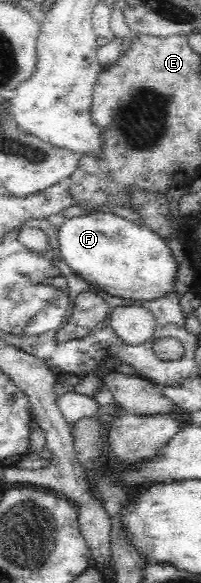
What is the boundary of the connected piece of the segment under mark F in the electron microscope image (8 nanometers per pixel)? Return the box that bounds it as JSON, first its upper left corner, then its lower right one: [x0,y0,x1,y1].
[57,210,177,300]

